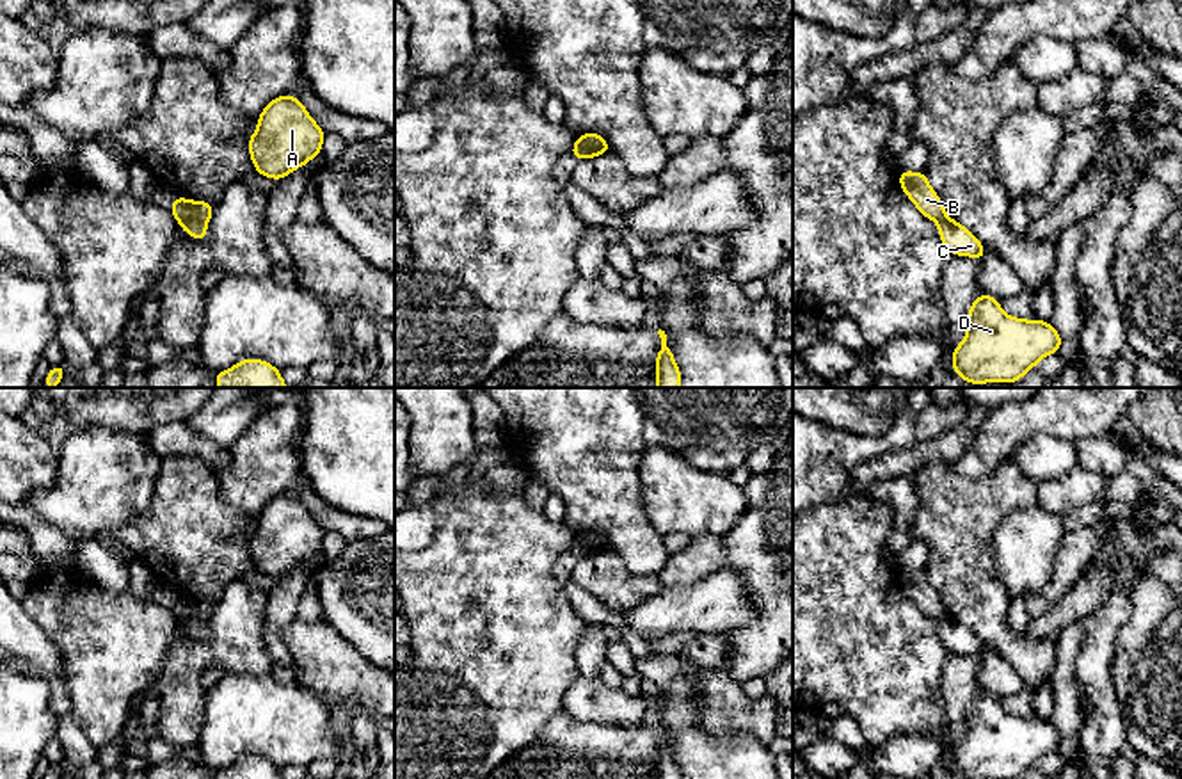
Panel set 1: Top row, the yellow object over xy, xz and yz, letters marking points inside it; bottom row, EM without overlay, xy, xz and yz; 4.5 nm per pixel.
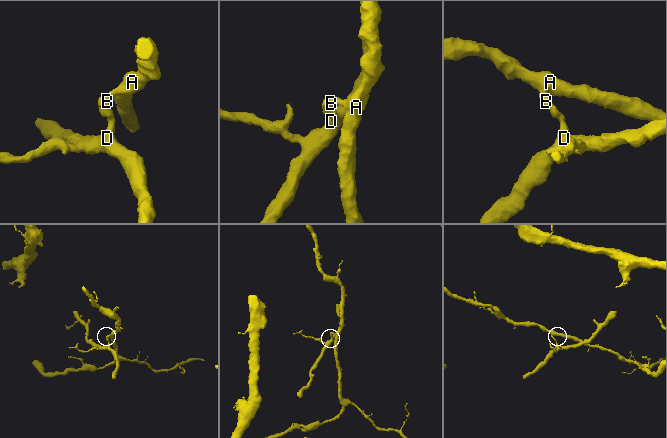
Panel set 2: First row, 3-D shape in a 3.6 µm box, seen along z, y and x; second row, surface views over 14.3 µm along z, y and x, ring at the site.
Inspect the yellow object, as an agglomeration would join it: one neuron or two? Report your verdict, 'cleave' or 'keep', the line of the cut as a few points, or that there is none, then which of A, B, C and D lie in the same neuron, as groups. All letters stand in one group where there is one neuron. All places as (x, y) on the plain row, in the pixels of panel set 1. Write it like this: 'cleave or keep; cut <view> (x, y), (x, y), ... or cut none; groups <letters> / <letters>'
cleave; cut xy (205, 619), (183, 618), (180, 621); groups A B / C D

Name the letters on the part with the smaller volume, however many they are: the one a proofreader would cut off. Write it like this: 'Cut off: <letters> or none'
Cut off: C, D

